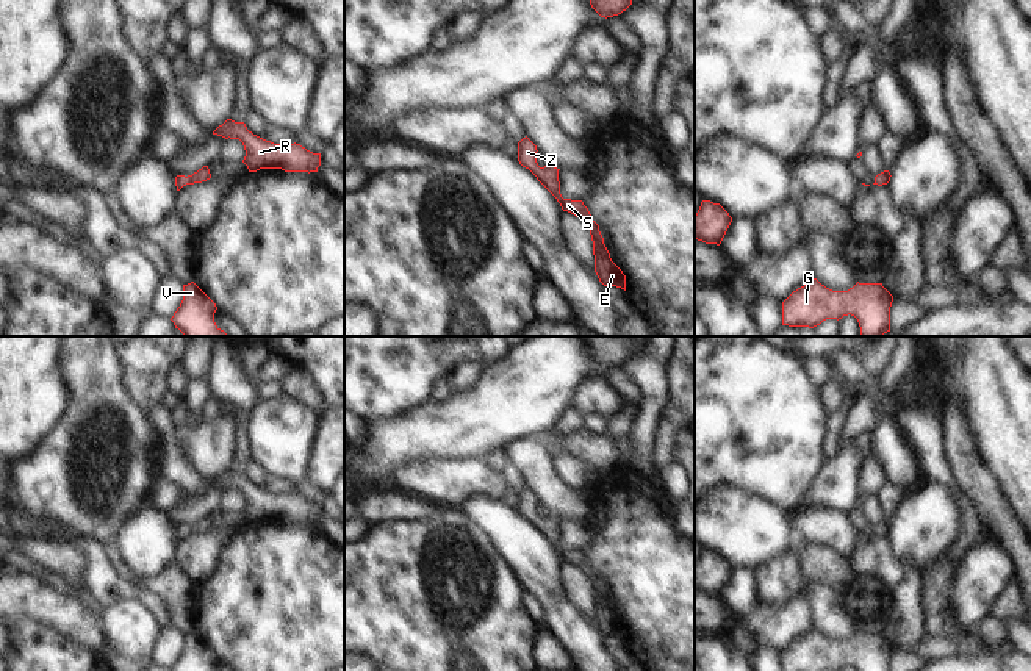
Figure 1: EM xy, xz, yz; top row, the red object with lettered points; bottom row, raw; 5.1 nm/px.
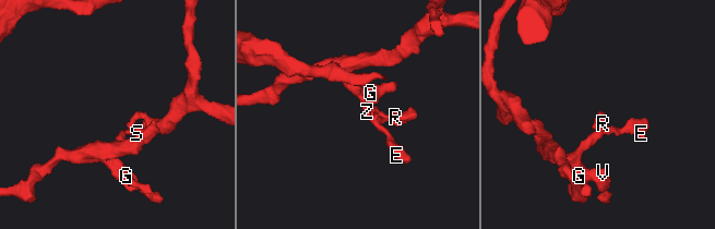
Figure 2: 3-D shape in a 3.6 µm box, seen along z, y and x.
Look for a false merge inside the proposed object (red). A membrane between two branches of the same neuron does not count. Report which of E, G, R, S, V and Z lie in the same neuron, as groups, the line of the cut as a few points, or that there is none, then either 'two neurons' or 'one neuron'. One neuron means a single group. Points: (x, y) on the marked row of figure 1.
E G R S V Z | no cut | one neuron

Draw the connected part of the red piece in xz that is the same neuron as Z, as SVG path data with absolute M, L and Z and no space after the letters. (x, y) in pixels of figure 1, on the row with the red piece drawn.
M526 136L518 142L518 161L529 169L537 180L557 199L563 211L579 217L590 230L595 255L595 272L604 286L616 286L626 291L626 275L612 261L610 253L604 244L599 225L593 221L588 208L582 200L563 199L560 194L560 181L557 167L546 164L540 167L537 163L537 145Z

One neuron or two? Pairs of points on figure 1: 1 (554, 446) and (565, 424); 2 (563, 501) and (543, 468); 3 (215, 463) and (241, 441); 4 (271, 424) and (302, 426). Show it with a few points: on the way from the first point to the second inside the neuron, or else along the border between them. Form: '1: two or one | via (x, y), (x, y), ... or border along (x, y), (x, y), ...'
1: one | via (554, 441), (554, 435), (560, 429)
2: one | via (556, 493), (543, 480), (543, 476)
3: two | border along (232, 412), (235, 443), (227, 468)
4: one | via (279, 426), (294, 426)

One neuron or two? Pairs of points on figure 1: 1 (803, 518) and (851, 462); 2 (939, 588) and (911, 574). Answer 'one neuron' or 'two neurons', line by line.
1: two neurons
2: two neurons

